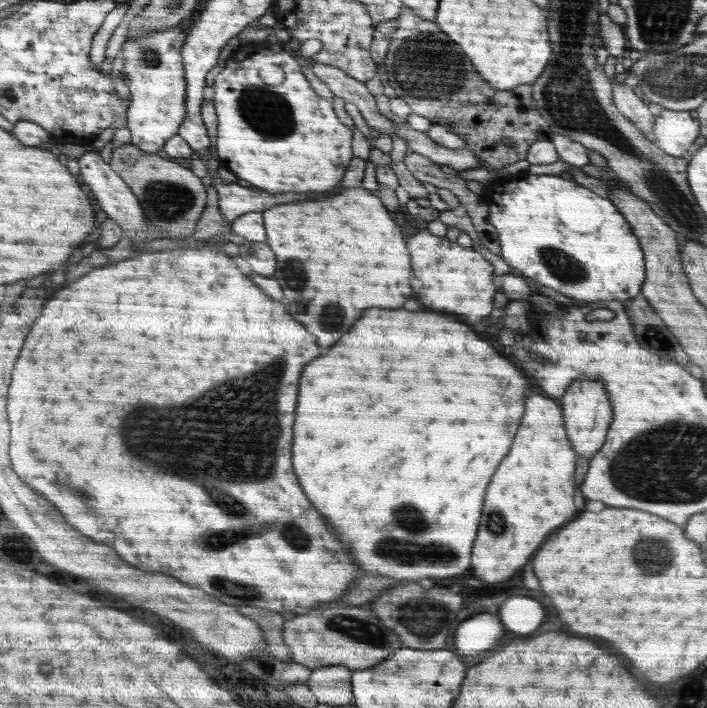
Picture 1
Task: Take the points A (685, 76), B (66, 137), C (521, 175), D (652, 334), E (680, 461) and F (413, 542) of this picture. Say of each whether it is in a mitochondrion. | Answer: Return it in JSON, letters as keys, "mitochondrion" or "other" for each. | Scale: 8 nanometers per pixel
{"A":"mitochondrion","B":"other","C":"other","D":"mitochondrion","E":"mitochondrion","F":"mitochondrion"}

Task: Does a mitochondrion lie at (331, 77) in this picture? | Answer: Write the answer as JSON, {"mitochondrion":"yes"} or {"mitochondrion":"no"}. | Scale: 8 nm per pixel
{"mitochondrion":"no"}

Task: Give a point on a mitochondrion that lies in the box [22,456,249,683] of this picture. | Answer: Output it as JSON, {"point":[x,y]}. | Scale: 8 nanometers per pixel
{"point":[80,493]}

